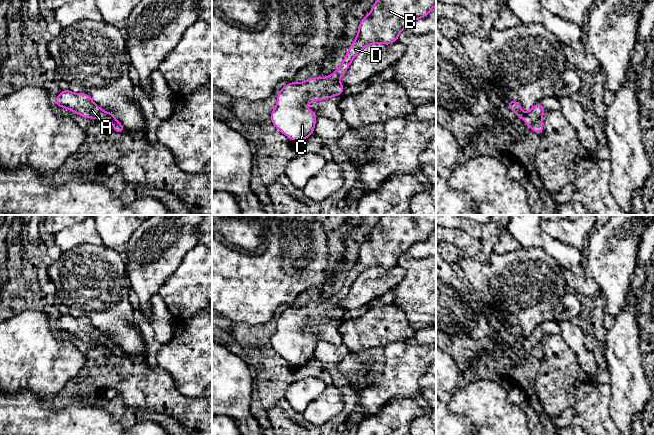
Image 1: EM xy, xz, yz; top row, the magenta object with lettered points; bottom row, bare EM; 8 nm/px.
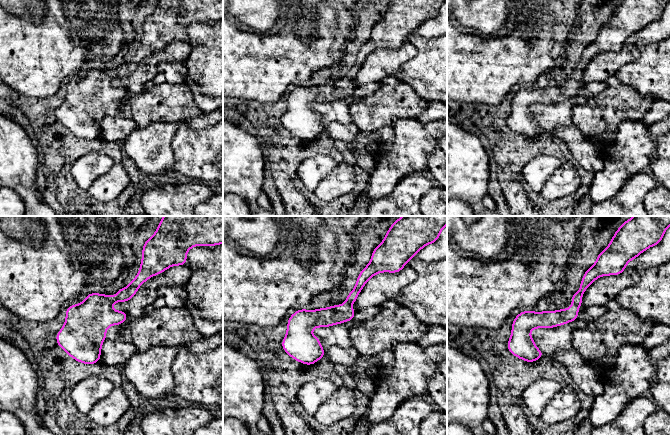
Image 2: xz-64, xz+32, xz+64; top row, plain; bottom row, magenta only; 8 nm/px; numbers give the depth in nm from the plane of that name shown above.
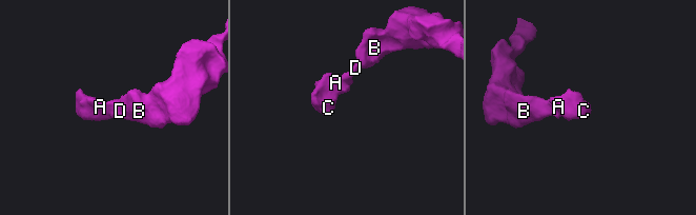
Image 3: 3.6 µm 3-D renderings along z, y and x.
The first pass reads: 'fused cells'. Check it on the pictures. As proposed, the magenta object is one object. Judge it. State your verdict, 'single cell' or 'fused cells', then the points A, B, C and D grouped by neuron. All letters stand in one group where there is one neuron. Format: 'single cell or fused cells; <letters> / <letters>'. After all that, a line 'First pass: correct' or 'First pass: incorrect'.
single cell; A B C D
First pass: incorrect

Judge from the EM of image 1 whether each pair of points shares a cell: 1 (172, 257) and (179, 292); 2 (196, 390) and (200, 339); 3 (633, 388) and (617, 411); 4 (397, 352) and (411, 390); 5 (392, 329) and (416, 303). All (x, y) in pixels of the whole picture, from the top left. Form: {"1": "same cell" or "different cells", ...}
{"1": "different cells", "2": "same cell", "3": "same cell", "4": "same cell", "5": "different cells"}

